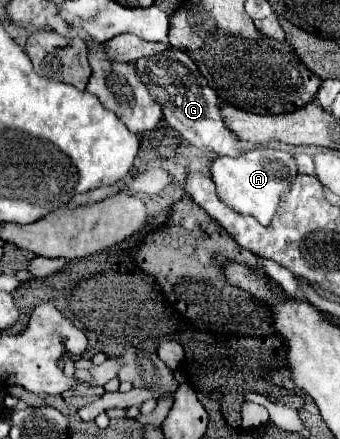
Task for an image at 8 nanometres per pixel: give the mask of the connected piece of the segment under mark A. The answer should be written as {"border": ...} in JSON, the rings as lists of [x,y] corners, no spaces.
{"border":[[[259,146],[255,150],[245,152],[239,158],[217,156],[209,164],[209,174],[215,182],[217,196],[223,204],[231,206],[237,212],[251,214],[259,224],[267,226],[279,208],[281,194],[287,190],[287,184],[297,176],[295,160],[291,154],[267,146]]]}

